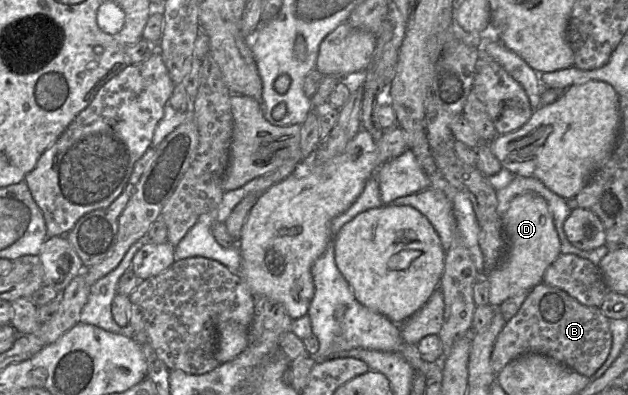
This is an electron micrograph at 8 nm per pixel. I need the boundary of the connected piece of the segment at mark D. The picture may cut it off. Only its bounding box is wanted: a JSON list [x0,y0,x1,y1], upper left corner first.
[487,191,561,307]

